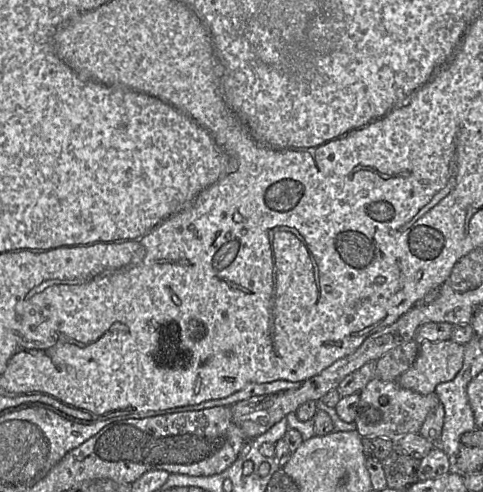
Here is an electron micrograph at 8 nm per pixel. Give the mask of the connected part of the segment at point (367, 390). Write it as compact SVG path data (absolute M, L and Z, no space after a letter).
M377 376L359 392L360 409L375 408L380 411L380 420L377 423L365 423L356 420L357 431L364 438L375 435L377 438L386 438L395 441L406 434L419 434L428 413L440 402L436 393L422 395L410 389L403 388L398 381L382 381Z

